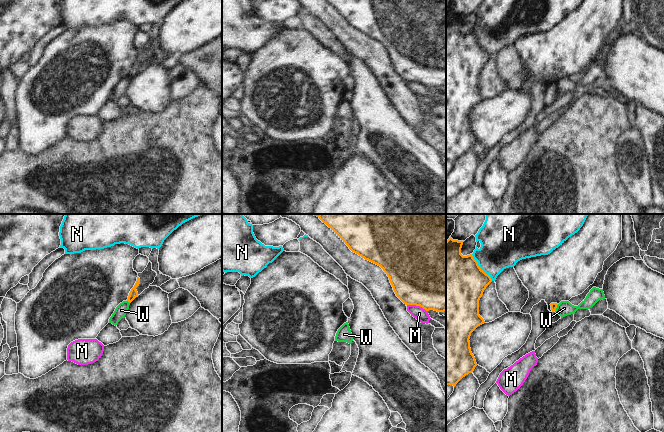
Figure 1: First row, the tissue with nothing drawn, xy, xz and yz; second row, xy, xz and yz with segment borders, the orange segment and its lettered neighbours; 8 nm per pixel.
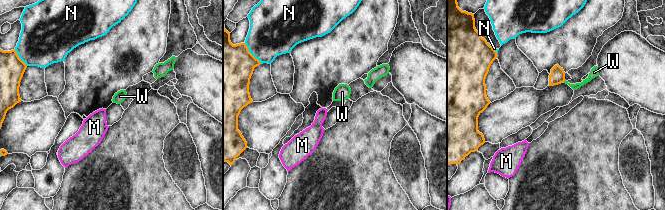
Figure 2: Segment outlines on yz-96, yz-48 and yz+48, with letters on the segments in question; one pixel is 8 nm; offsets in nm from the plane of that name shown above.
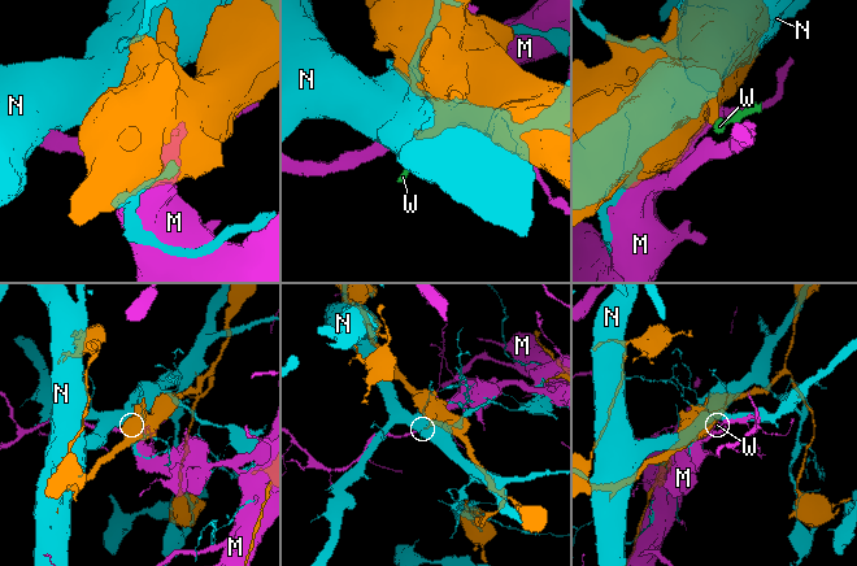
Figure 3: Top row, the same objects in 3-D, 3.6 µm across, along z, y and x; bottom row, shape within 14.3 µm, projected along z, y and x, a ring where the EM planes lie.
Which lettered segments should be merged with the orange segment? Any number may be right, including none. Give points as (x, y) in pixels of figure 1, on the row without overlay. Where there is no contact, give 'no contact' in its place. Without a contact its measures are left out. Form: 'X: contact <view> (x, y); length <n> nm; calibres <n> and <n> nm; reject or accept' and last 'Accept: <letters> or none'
M: contact xz (417, 81); length 180 nm; calibres 500 and 100 nm; reject
N: contact yz (479, 43); length 280 nm; calibres 480 and 360 nm; reject
W: contact xy (128, 77); length 40 nm; calibres 70 and 90 nm; reject
Accept: none

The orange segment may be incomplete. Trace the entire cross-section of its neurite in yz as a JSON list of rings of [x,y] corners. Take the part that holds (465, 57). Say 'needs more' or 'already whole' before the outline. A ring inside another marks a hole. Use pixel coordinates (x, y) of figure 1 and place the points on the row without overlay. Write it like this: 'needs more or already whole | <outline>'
already whole | [[[451,13],[446,17],[446,161],[454,163],[477,142],[469,115],[471,109],[485,99],[479,91],[479,76],[492,58],[472,30],[461,30],[463,18]]]

